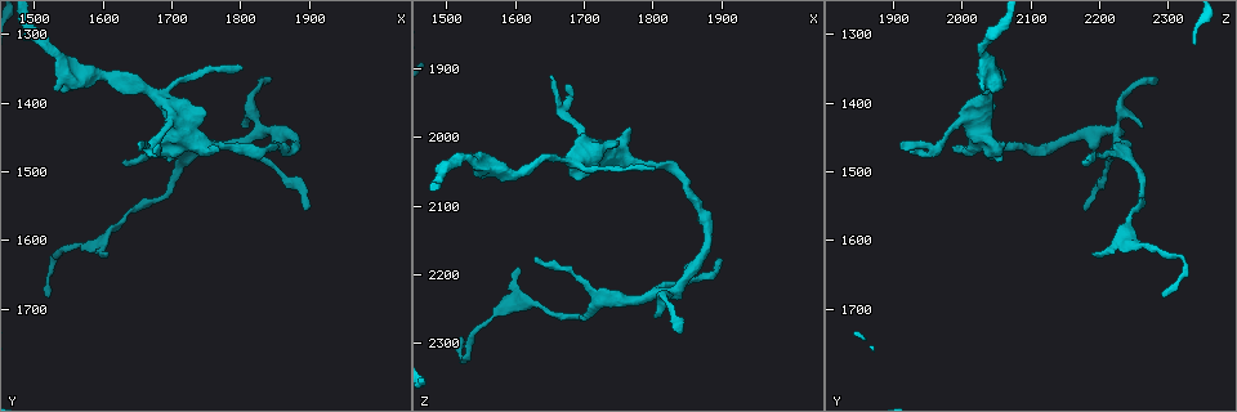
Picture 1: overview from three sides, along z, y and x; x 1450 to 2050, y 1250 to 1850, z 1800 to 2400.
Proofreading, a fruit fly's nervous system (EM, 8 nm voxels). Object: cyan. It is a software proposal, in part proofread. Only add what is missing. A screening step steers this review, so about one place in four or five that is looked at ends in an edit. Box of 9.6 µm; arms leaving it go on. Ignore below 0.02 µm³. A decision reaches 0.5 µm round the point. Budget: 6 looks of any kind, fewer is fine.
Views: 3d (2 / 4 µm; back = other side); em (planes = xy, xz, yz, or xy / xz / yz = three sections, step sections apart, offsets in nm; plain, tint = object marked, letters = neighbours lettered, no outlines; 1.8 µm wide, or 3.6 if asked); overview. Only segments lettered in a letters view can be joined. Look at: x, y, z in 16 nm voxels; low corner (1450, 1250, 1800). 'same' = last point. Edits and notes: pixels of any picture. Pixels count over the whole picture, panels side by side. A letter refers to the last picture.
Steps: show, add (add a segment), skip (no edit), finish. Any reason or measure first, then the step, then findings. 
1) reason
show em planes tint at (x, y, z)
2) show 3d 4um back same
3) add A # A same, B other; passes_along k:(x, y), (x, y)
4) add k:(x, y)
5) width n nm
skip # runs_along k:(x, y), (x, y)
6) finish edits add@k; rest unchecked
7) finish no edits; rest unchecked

an open end
show em planes letters at (1895, 1560, 2180)

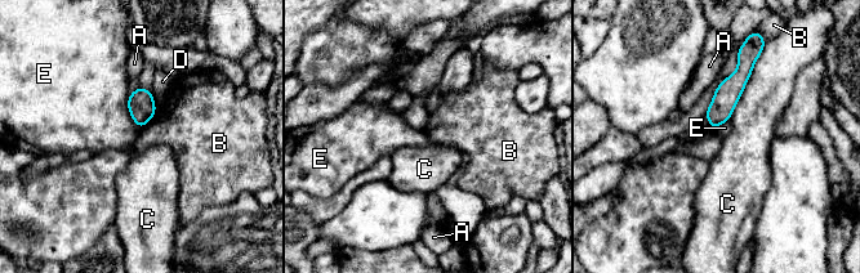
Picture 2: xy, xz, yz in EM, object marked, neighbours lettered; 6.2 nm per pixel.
skip # A other, B other, C other, D other, E other; runs_along 2:(744, 63), (713, 124); no lettered segment goes on from it

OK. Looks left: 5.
show 3d 2um at (1600, 1615, 2195)

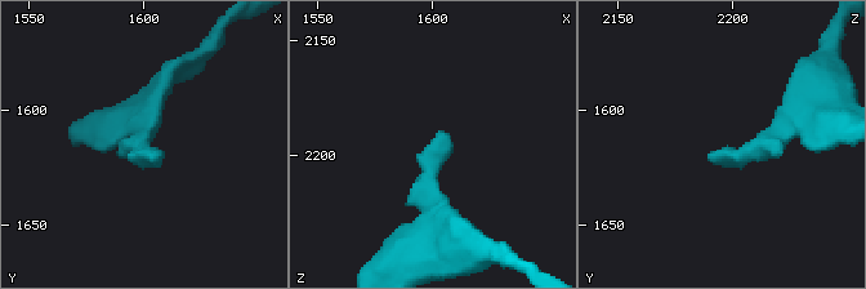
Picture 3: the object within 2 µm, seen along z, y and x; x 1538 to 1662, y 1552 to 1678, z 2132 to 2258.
shape alone is not enough
show em yz step 8 letters at (1605, 1617, 2191)

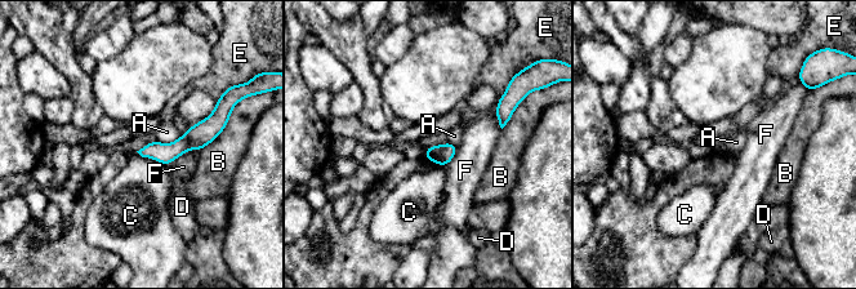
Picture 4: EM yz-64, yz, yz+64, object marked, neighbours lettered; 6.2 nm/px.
another direction
show em planes letters same

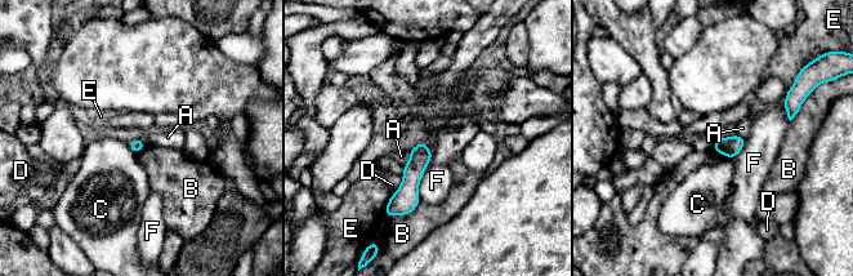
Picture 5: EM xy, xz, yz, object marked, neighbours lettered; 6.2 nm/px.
width 80 nm
skip # A other, B other, C other, D other, E other, F other; border 5:(410, 151), (410, 159), (402, 167); no lettered segment goes on from it

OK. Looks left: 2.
free end
show em planes tint at (1670, 1475, 1930)

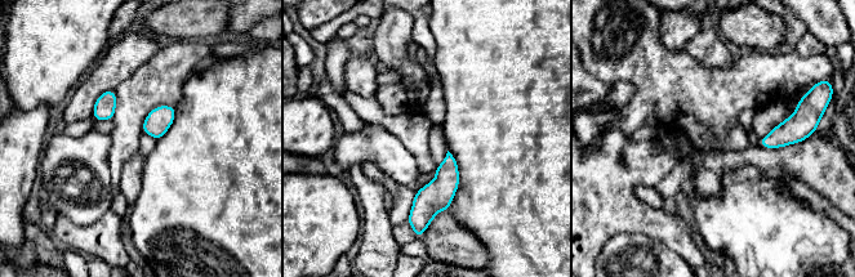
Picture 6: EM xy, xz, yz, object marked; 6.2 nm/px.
see the neighbours
show em planes letters same

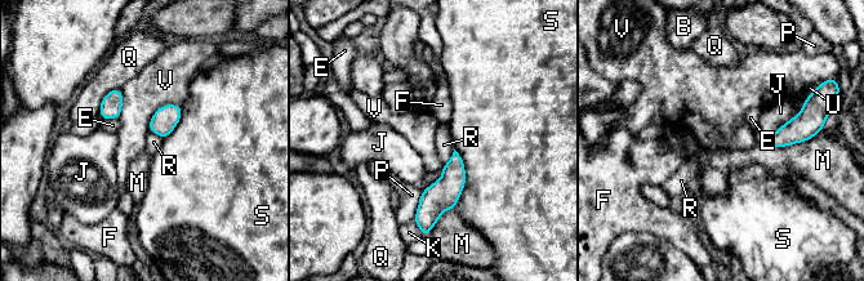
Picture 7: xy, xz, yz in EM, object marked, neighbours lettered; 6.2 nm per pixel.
skip # B other, E other, F other, J other, K other, M other, P other, Q other, R other, S other, U other, V other; border 7:(454, 148), (450, 159), (442, 165); no lettered segment goes on from it

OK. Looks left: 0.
finish no edits; rest unchecked

